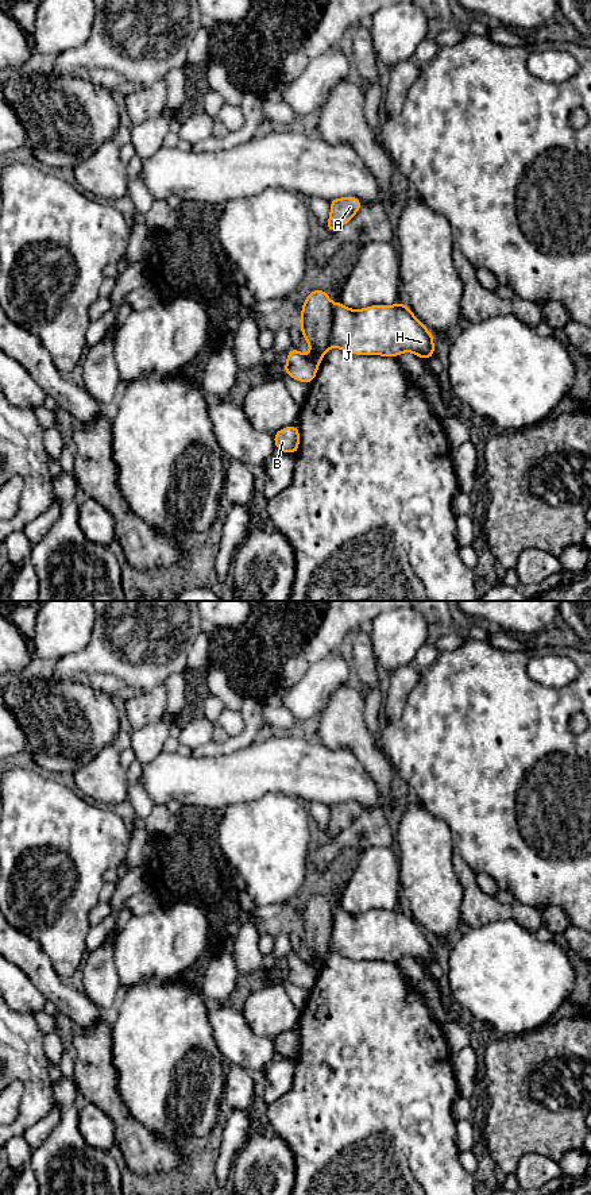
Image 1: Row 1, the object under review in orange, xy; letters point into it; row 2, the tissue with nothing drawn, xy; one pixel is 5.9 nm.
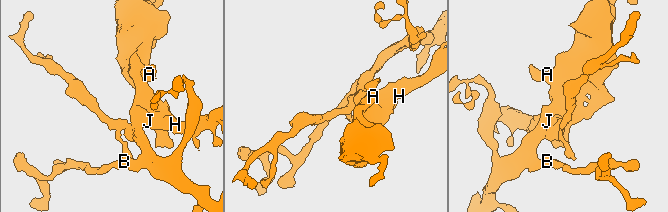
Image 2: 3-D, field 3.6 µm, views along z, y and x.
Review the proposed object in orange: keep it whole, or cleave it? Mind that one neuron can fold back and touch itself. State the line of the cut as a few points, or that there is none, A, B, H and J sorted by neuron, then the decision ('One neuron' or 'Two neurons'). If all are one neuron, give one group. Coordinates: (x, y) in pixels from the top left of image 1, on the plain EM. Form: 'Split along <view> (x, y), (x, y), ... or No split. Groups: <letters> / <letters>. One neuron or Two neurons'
Split along xy (333, 912), (329, 951). Groups: A B / H J. Two neurons

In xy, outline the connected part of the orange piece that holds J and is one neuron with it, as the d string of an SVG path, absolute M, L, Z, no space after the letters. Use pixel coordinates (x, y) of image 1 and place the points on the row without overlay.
M337 905L333 911L331 952L348 959L397 963L413 957L426 967L436 960L433 944L403 906L349 914Z

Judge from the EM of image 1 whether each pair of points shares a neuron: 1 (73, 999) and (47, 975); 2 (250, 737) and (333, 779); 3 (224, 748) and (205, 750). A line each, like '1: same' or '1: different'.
1: same
2: different
3: same

